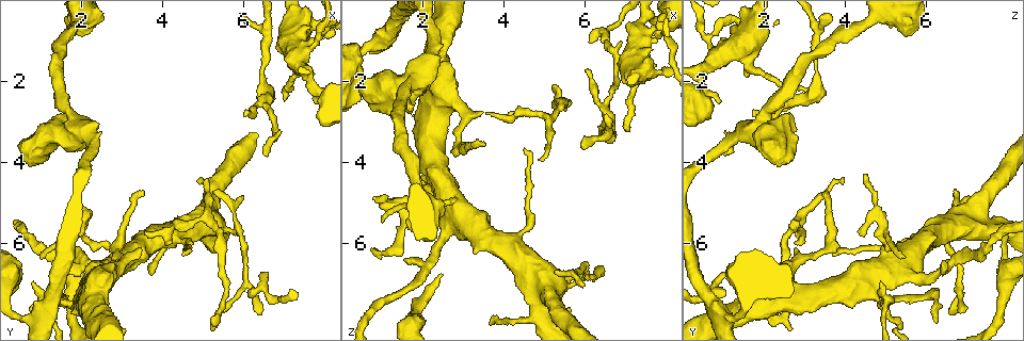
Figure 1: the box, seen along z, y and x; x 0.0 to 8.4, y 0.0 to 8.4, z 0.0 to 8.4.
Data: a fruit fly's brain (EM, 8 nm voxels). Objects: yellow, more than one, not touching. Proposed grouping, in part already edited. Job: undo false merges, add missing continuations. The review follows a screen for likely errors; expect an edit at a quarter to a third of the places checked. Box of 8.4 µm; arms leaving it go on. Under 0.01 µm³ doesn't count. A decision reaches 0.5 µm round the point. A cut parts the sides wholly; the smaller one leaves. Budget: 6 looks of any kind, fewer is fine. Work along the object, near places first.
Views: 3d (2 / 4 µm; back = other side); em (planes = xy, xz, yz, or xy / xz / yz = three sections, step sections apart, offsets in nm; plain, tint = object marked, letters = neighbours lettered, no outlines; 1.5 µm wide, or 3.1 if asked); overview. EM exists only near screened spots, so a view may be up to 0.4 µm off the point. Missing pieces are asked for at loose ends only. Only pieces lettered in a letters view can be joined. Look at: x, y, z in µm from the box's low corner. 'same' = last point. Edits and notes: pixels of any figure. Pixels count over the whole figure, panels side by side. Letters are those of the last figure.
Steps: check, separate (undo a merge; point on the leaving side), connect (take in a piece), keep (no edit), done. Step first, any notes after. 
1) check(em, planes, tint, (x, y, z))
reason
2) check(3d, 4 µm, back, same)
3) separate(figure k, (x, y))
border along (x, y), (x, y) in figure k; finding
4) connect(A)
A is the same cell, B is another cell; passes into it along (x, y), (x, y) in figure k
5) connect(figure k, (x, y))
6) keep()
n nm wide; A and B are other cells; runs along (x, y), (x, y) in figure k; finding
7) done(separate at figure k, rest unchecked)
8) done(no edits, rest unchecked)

check(em, planes, plain, (1.25, 7.45, 5.00))
abrupt turn

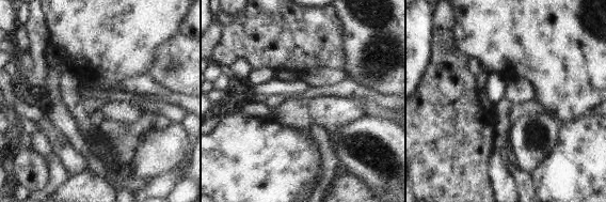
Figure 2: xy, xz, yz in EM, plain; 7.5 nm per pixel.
check(em, planes, letters, same)
what lies round it

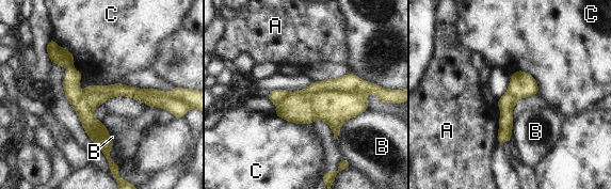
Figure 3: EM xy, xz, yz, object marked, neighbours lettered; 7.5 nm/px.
separate(figure 3, (350, 82))
B touches over 340 nm; A, B and C are other cells; two neurons meet here

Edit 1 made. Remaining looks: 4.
check(em, planes, letters, (2.85, 6.65, 5.45))
small branch off a trunk

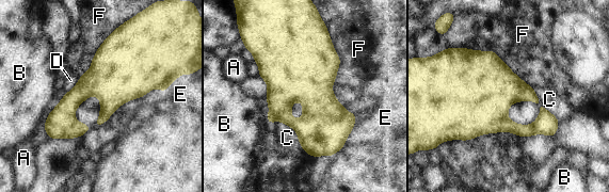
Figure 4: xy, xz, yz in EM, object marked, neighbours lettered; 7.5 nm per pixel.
keep()
280 nm wide; A, B, C, D, E and F are other cells; border along (325, 26), (345, 105) in figure 4; one neuron here

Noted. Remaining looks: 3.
check(em, xz, step 8, tint, (2.25, 3.45, 1.25))
thick turns thin

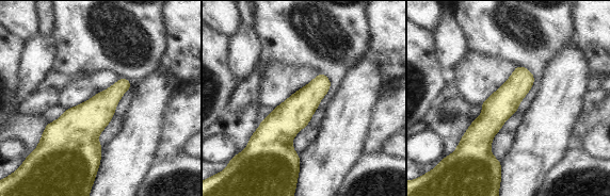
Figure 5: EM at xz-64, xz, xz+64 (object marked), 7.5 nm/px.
check(em, yz, step 8, letters, same)

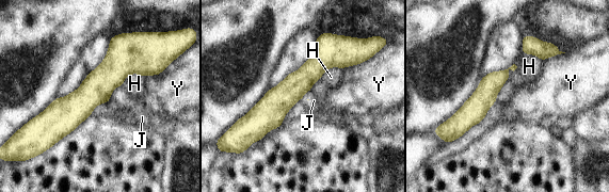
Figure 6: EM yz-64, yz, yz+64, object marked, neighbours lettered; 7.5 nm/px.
keep()
50 nm wide; H, J and Y are other cells; border along (144, 76), (130, 73), (121, 85) in figure 6; continuous, no second neuron

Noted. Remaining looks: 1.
done(separate at figure 3, rest unchecked)

